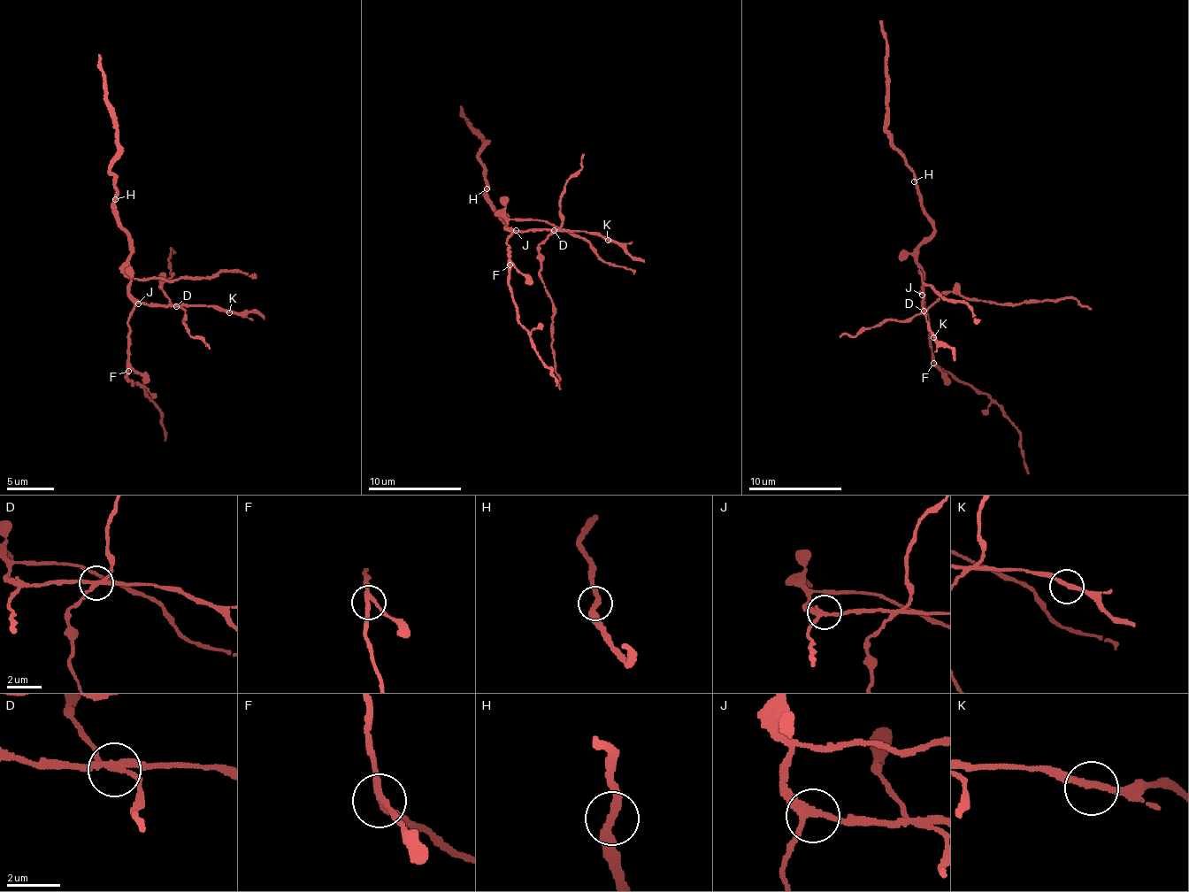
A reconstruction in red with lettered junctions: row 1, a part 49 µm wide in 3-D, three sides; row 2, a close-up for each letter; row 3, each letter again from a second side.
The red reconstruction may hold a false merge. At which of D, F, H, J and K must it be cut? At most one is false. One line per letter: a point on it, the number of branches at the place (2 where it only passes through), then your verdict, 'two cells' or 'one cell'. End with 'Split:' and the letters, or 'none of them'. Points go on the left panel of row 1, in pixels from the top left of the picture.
D: at (176, 306); 4 branches meet; two cells
F: at (128, 371); 3 branches meet; one cell
H: at (115, 199); 2 branches meet; one cell
J: at (138, 303); 3 branches meet; one cell
K: at (229, 312); 2 branches meet; one cell
Split: D

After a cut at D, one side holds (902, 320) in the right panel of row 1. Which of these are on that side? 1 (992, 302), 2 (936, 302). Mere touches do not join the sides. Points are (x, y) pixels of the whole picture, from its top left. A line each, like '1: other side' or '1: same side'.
1: same side
2: same side

